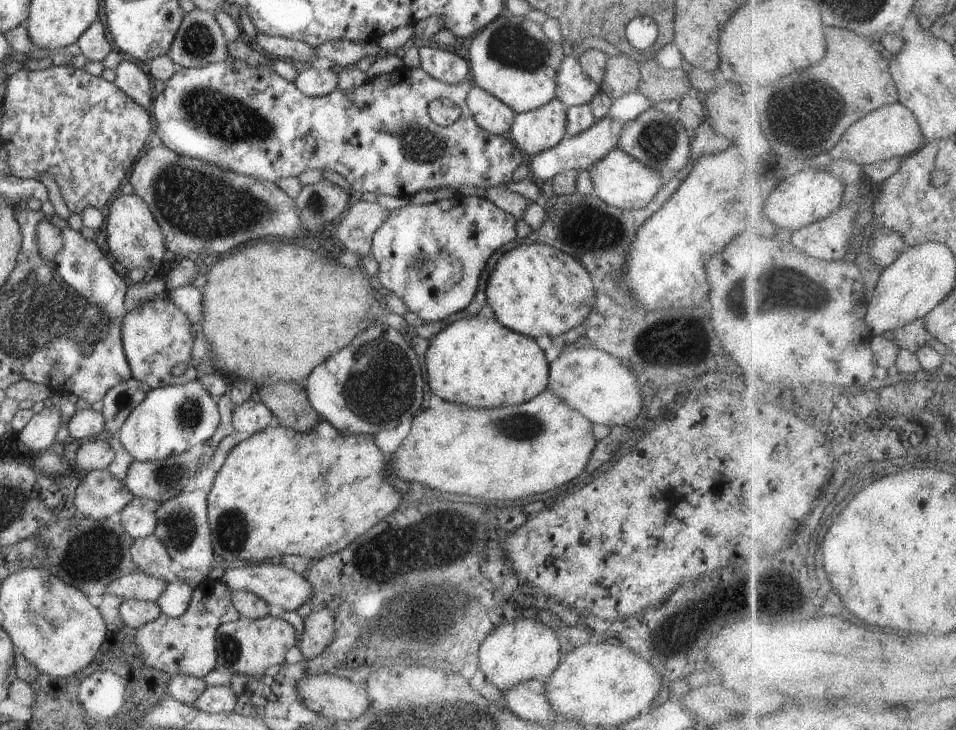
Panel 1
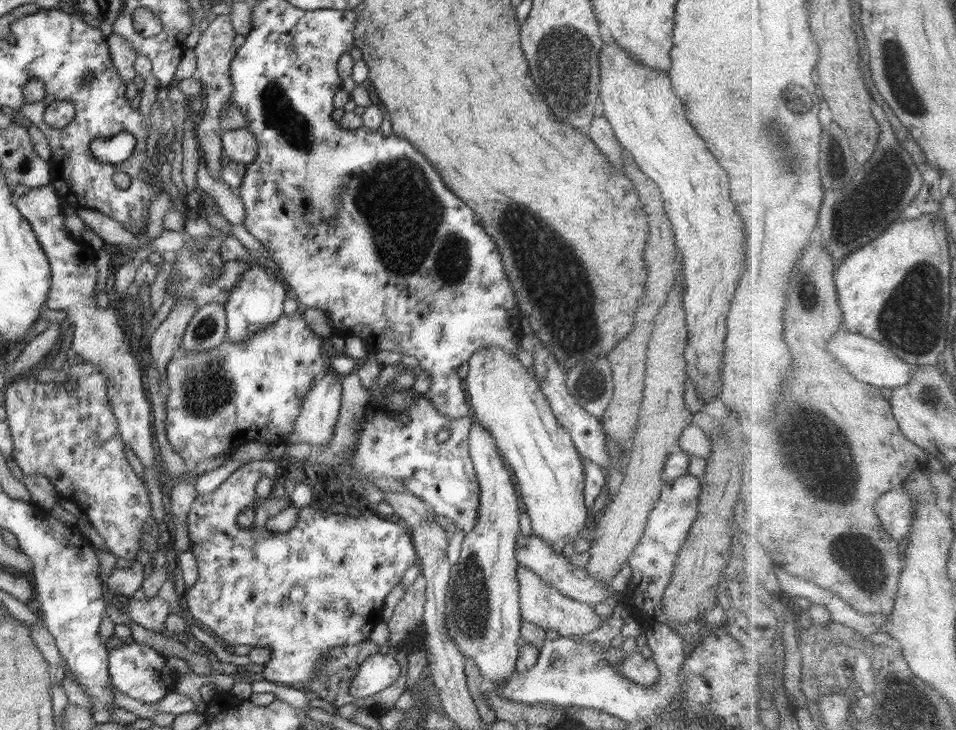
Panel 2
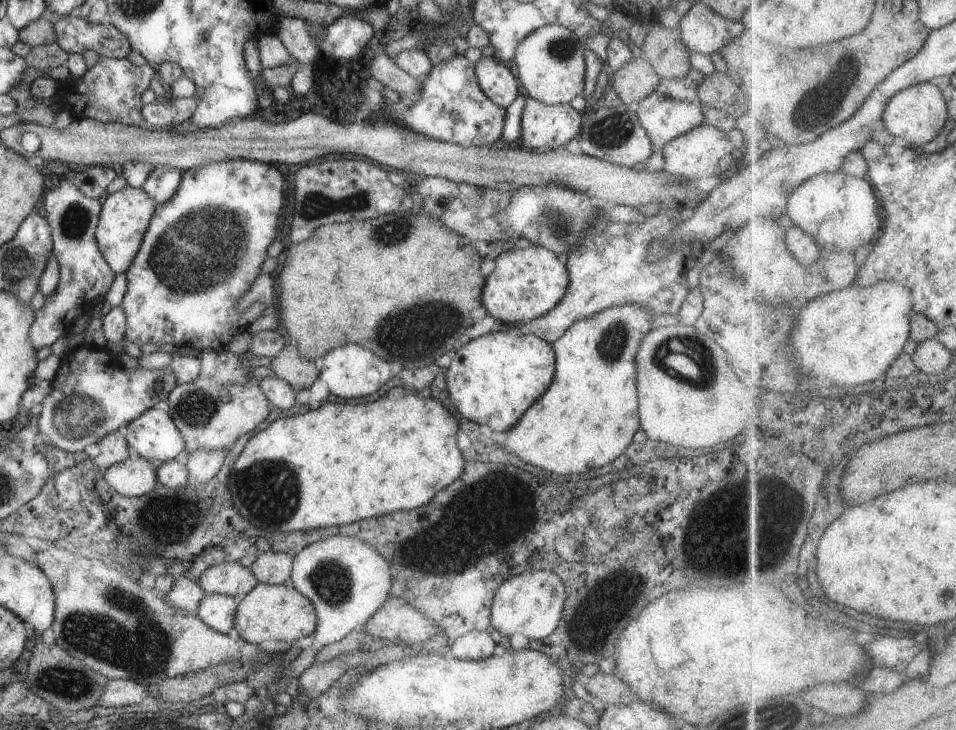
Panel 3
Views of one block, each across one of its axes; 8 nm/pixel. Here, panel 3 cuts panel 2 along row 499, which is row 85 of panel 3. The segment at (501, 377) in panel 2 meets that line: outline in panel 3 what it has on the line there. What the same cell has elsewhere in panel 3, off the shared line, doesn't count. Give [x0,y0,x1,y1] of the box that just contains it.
[514,25,586,105]

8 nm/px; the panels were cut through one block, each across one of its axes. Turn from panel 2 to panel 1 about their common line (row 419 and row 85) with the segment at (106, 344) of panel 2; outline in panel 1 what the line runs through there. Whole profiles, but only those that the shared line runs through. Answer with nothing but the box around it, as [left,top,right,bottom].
[113,61,152,110]

